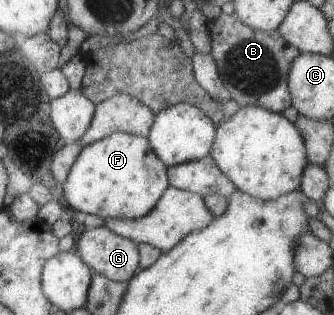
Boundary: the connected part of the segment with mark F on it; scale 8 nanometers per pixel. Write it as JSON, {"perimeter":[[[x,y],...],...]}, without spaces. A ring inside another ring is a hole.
{"perimeter":[[[115,132],[82,146],[63,184],[63,195],[75,212],[134,220],[147,215],[169,186],[168,167],[153,151],[148,138]]]}

